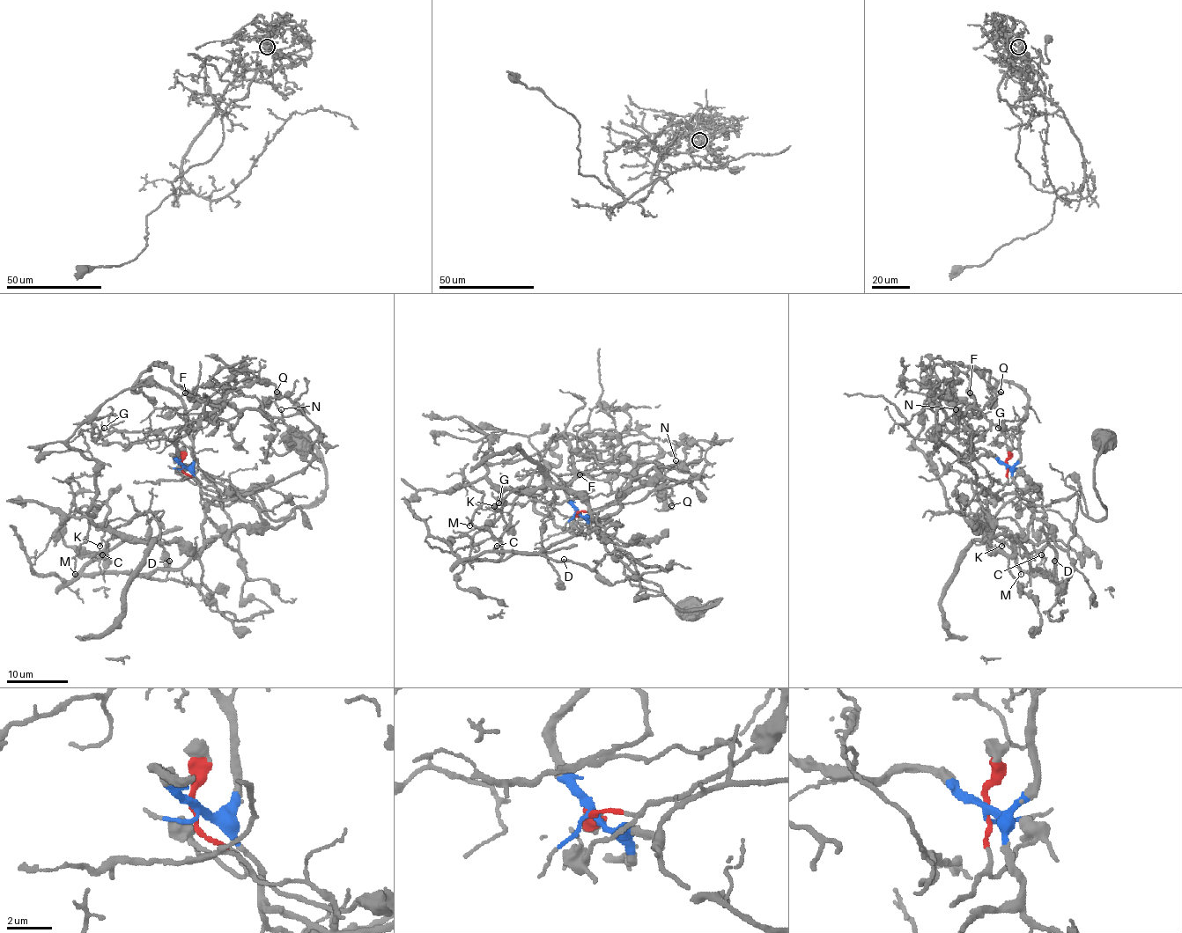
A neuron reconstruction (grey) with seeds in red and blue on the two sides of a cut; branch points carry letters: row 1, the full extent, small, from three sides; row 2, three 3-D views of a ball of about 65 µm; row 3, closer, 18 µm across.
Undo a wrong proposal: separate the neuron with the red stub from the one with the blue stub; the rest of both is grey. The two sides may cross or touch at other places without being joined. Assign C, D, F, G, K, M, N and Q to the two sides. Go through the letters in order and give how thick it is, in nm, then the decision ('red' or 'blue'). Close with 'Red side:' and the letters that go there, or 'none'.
C: 100 nm | red
D: 120 nm | red
F: 220 nm | blue
G: 180 nm | blue
K: 150 nm | red
M: 110 nm | red
N: 120 nm | blue
Q: 160 nm | blue
Red side: C, D, K, M

